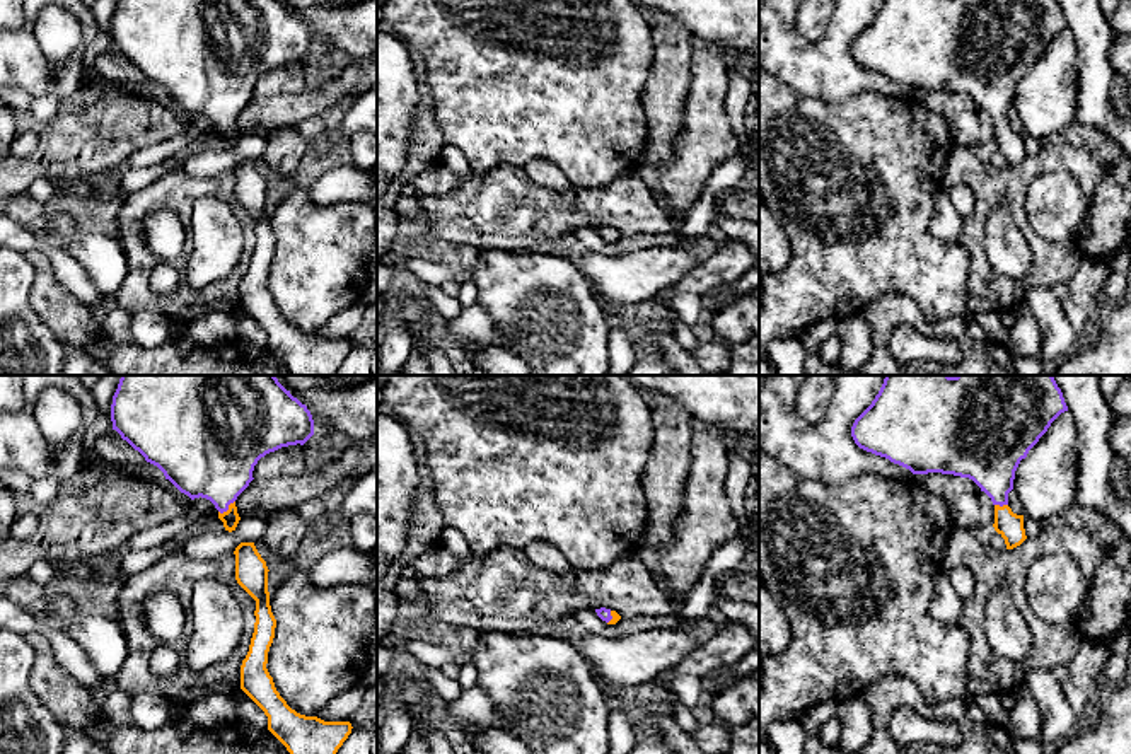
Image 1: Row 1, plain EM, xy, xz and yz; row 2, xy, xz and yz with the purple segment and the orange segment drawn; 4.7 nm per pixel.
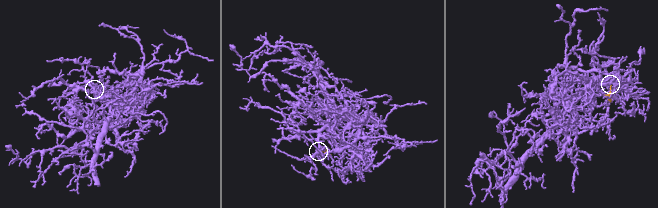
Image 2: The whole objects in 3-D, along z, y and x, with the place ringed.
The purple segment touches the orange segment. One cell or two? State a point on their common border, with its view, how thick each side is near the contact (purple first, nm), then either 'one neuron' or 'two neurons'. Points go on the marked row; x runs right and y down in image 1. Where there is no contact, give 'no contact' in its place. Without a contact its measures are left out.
contact xy (227, 509); calibres 380 and 80 nm; one neuron

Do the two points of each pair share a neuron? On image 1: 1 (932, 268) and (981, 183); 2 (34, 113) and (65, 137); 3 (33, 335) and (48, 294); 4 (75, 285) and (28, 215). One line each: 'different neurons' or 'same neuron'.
1: different neurons
2: different neurons
3: different neurons
4: different neurons

